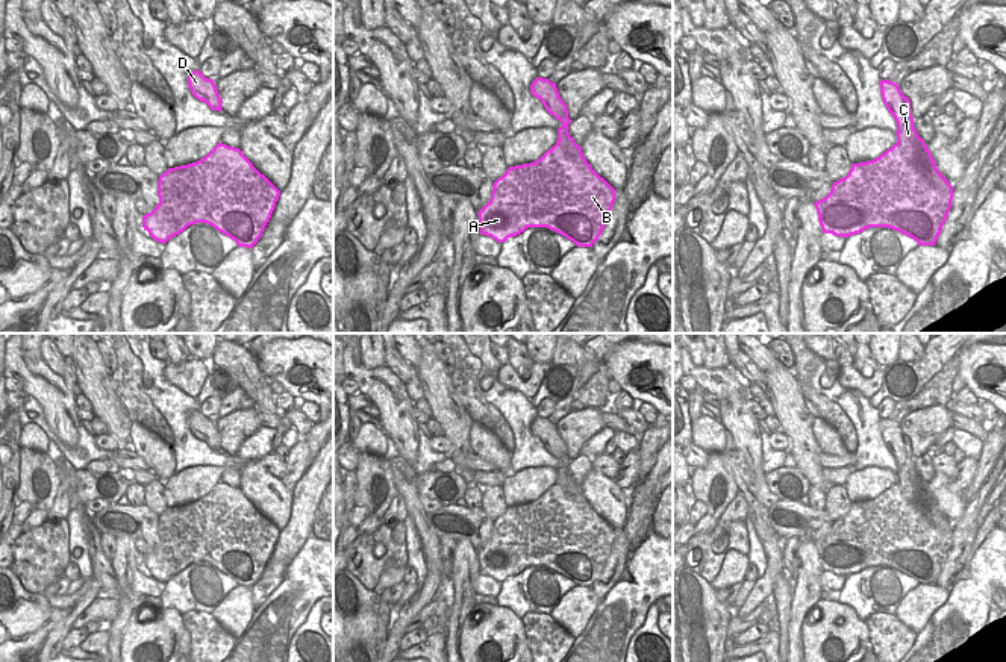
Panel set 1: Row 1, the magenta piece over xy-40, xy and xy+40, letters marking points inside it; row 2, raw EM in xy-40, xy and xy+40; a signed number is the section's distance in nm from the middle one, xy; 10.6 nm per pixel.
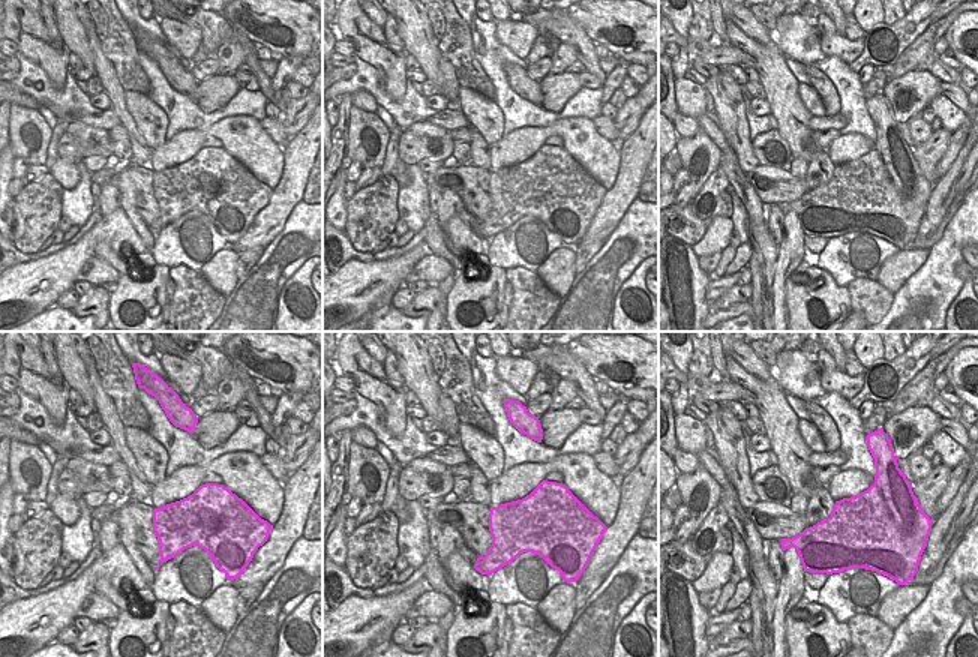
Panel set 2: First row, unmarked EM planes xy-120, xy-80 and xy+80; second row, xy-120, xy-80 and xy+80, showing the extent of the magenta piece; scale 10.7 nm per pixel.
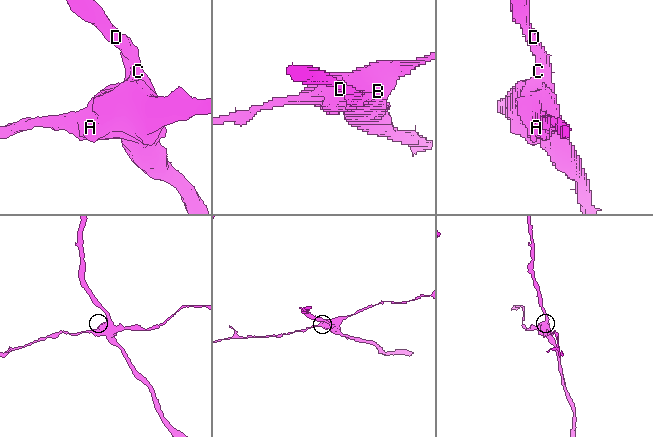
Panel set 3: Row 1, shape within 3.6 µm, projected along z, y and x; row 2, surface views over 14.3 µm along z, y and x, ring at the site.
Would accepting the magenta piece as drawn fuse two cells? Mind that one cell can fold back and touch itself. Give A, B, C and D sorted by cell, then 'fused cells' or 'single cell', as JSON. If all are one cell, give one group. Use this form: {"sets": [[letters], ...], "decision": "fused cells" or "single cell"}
{"sets": [["A", "B"], ["C", "D"]], "decision": "fused cells"}

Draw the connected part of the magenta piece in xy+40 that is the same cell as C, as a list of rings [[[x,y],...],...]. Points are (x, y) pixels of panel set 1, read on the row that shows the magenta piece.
[[[888,79],[880,80],[879,85],[883,105],[897,123],[895,144],[900,147],[903,158],[917,168],[924,180],[929,180],[924,171],[932,165],[933,158],[914,127],[909,98],[901,94],[897,83]]]

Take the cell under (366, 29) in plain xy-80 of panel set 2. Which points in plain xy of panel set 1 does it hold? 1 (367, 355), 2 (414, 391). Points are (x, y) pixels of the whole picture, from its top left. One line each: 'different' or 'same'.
1: different
2: different

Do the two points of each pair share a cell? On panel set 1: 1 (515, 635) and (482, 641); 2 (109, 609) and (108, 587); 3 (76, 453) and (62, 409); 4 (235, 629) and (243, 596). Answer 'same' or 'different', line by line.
1: same
2: different
3: different
4: same

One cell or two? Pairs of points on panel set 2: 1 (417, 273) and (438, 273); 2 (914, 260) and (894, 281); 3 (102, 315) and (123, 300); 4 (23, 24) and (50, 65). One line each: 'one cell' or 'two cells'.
1: one cell
2: one cell
3: two cells
4: one cell

